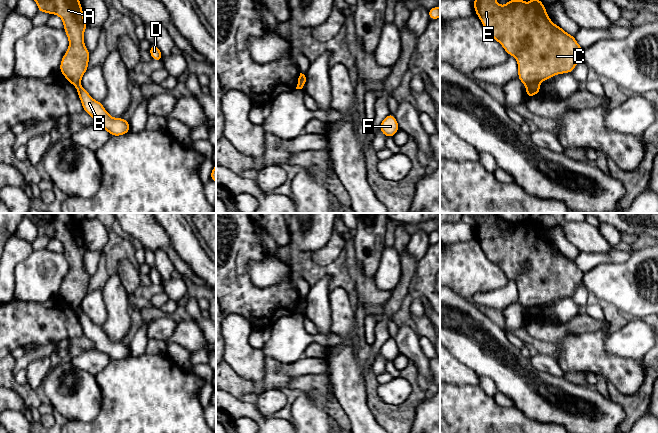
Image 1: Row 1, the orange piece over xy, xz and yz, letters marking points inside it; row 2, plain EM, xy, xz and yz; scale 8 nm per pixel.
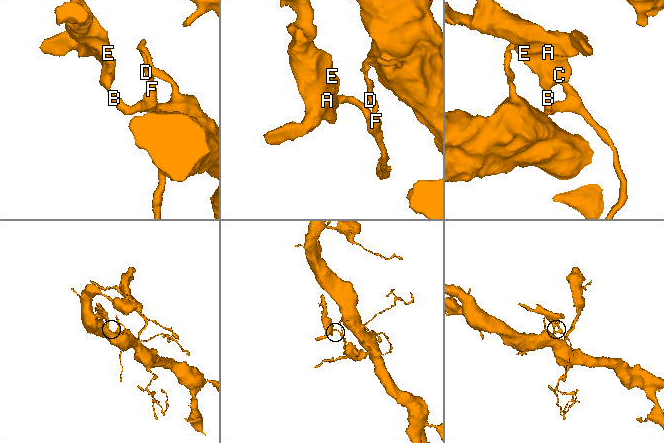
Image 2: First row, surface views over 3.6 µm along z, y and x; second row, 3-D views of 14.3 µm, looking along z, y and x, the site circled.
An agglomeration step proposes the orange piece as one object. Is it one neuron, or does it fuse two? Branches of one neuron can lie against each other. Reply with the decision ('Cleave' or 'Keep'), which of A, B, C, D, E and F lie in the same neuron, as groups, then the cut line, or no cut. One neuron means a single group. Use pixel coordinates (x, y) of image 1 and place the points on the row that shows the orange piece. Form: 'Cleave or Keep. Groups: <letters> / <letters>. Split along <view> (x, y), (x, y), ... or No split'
Cleave. Groups: A C E / B D F. Split along yz (538, 85), (526, 86)

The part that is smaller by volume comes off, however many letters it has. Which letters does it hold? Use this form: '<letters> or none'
A, C, E

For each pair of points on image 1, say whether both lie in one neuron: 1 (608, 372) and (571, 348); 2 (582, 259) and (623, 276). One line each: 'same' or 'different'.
1: same
2: different

